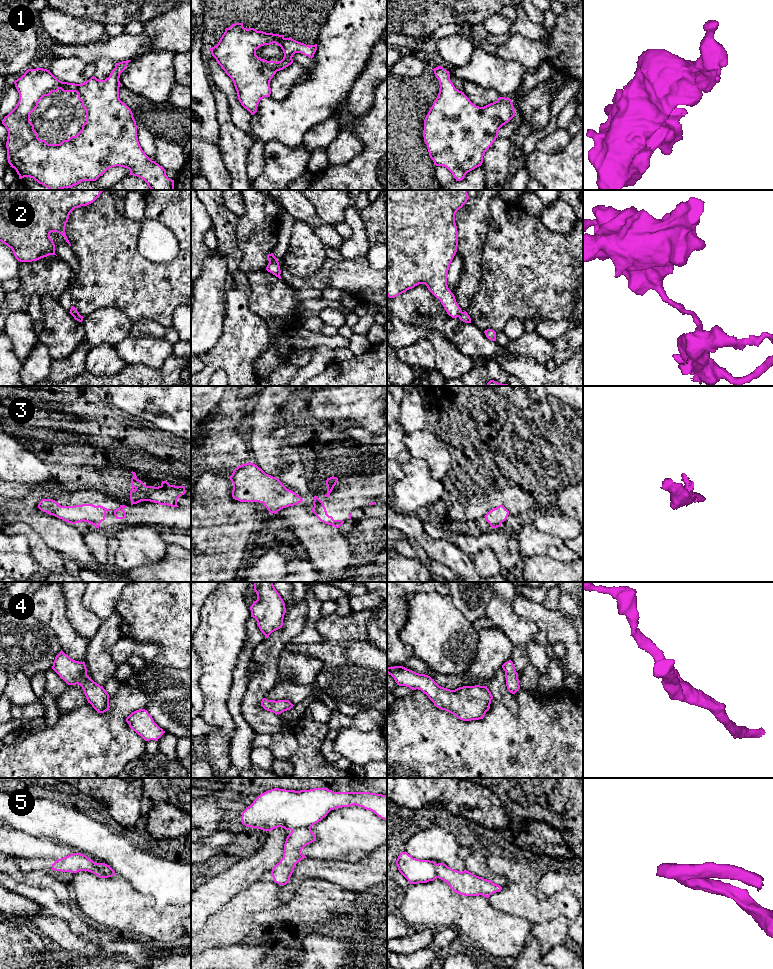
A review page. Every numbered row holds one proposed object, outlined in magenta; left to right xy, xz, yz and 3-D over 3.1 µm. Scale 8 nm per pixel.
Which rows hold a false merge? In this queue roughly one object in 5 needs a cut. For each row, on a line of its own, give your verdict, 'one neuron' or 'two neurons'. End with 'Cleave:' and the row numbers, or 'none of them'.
1: one neuron
2: two neurons
3: one neuron
4: one neuron
5: two neurons
Cleave: 2, 5

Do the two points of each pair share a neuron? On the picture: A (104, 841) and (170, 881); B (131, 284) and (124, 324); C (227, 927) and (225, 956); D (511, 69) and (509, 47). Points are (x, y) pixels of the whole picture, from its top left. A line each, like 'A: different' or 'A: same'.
A: same
B: different
C: different
D: different

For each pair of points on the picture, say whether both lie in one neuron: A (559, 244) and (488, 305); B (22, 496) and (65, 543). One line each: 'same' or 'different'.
A: same
B: same

